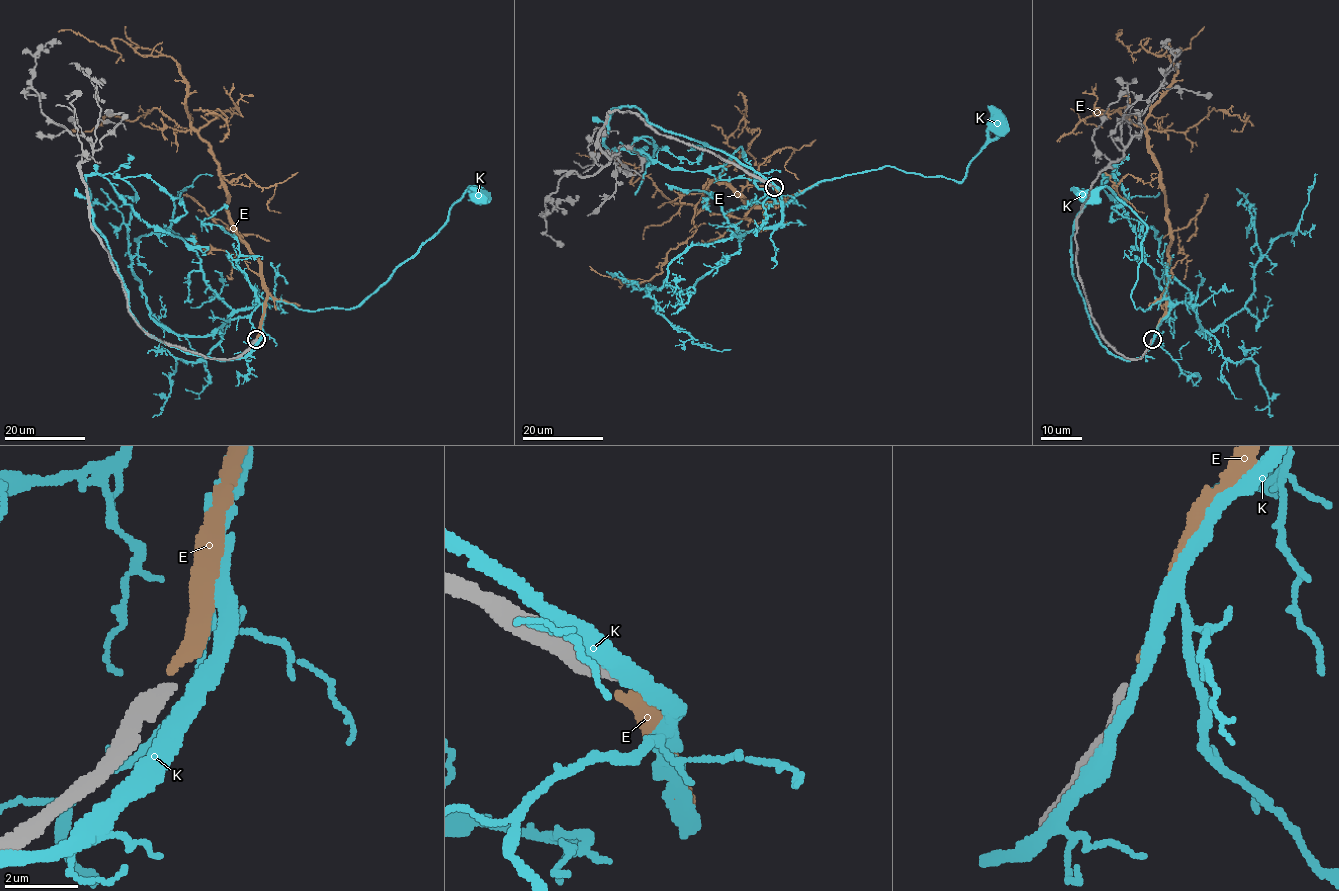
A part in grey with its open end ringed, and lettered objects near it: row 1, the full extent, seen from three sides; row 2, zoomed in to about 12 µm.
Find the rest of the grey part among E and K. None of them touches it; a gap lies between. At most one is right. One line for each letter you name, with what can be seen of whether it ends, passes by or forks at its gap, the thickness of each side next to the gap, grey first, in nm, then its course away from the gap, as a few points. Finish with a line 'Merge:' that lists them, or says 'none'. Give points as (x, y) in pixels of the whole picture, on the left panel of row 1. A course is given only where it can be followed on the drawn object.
E: it ends; calibres 300 and 300 nm; course (256, 338), (262, 265), (237, 233), (220, 164), (190, 123), (179, 65), (113, 37), (116, 53), (58, 31)
Merge: E

